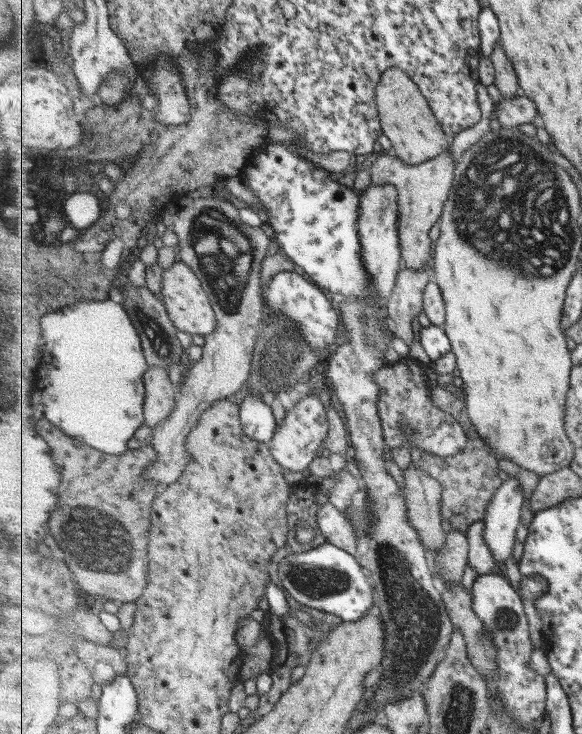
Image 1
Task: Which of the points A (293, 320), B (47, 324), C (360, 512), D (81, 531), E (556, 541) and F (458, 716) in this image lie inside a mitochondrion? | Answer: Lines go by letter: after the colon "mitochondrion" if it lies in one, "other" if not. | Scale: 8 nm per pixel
A: mitochondrion
B: other
C: mitochondrion
D: mitochondrion
E: other
F: mitochondrion

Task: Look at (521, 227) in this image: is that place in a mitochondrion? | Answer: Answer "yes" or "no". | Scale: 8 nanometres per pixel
yes

